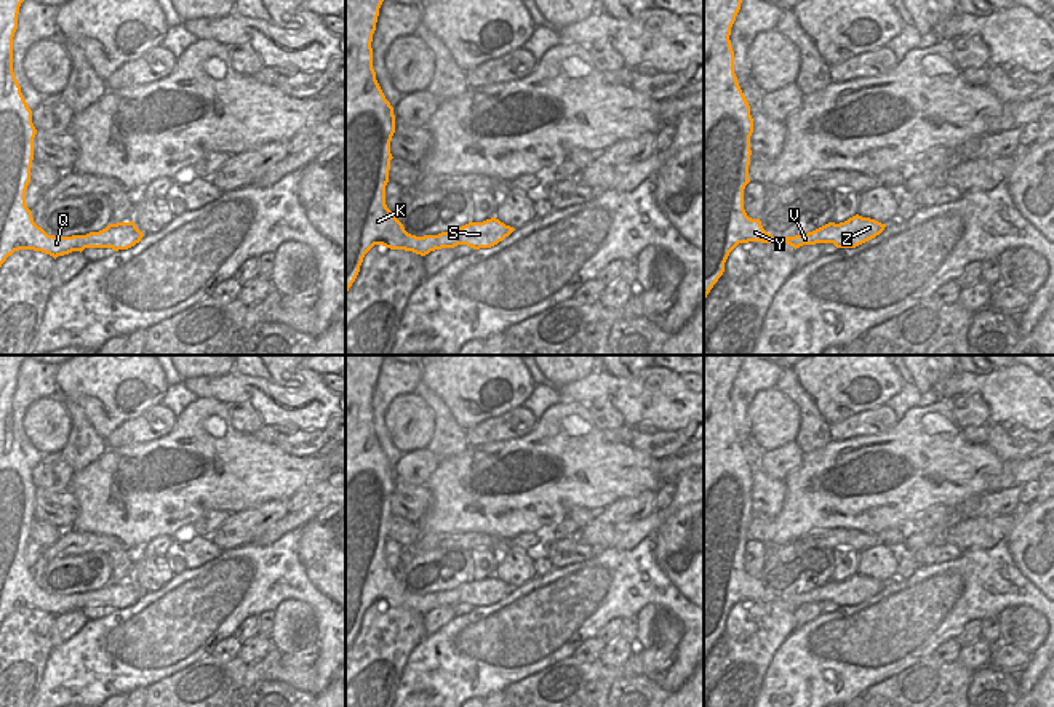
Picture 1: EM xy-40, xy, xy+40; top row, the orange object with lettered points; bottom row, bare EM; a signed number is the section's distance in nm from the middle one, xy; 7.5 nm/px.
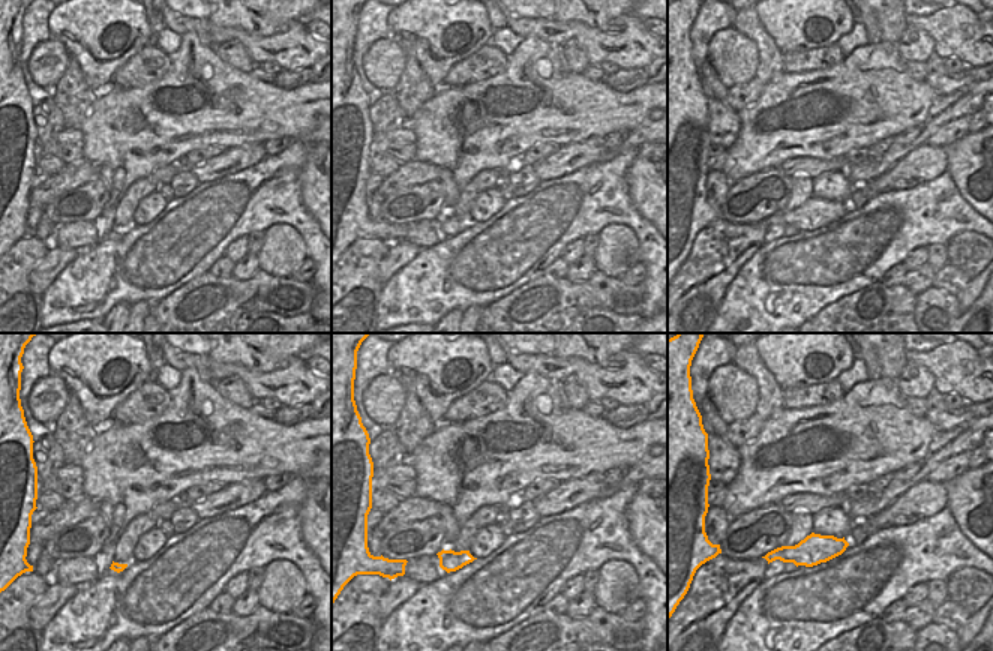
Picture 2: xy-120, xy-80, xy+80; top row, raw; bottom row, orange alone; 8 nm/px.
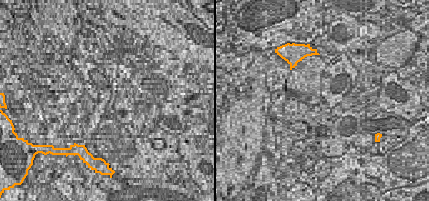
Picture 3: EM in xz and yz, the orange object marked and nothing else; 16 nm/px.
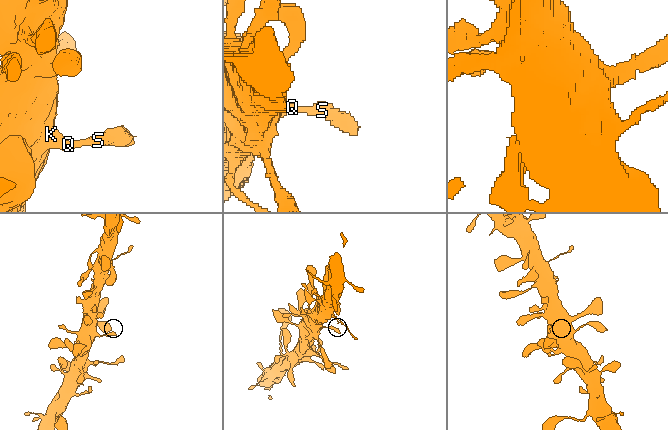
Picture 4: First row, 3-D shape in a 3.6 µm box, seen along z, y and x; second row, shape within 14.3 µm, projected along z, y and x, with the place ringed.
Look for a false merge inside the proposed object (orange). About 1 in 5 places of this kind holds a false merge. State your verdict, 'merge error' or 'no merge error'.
no merge error

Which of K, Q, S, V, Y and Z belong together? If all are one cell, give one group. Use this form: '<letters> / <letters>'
K Q S V Y Z

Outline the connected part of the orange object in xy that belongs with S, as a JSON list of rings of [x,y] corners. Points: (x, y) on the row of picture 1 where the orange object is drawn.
[[[345,0],[345,293],[355,282],[365,254],[374,246],[382,245],[390,250],[405,250],[425,256],[430,251],[441,248],[454,248],[467,245],[473,250],[491,248],[509,237],[515,229],[505,226],[496,218],[483,222],[469,222],[453,232],[438,235],[416,237],[405,230],[403,224],[385,205],[385,186],[389,182],[390,141],[395,133],[393,107],[385,99],[373,69],[373,34],[379,16],[379,8],[384,0]]]

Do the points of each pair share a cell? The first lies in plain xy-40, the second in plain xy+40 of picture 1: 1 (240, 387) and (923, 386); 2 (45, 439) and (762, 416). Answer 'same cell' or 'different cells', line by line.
1: different cells
2: same cell

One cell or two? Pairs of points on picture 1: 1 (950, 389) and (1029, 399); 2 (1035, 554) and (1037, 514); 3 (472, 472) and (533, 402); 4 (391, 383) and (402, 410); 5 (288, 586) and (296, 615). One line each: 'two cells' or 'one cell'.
1: one cell
2: one cell
3: two cells
4: two cells
5: two cells

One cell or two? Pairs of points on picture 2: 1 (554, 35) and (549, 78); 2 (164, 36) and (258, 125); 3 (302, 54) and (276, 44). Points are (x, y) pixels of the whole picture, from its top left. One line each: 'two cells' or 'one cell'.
1: two cells
2: two cells
3: one cell

